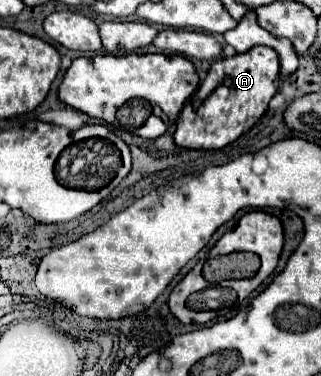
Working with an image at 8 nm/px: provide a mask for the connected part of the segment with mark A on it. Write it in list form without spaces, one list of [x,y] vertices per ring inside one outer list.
[[[254,46],[244,54],[216,60],[206,80],[180,112],[174,134],[176,144],[194,150],[220,150],[238,140],[268,110],[268,102],[278,92],[278,70],[278,54],[268,46]]]

